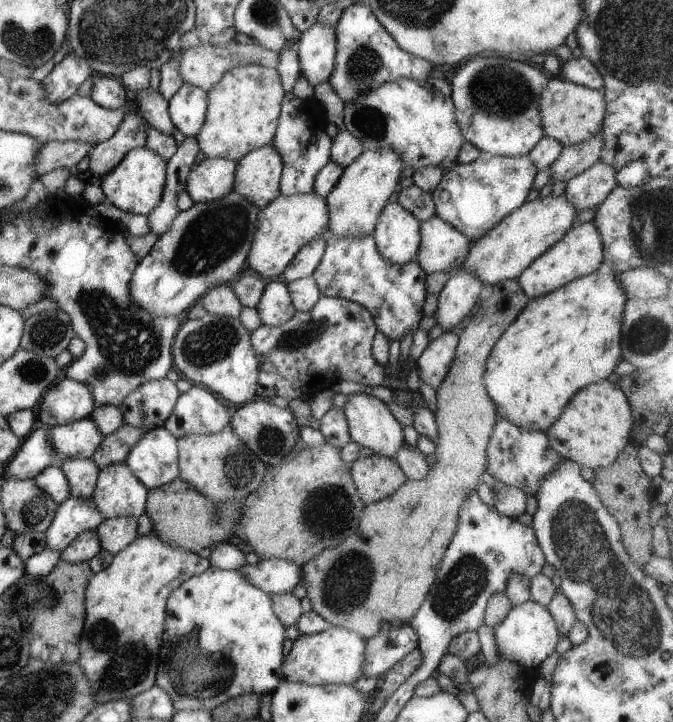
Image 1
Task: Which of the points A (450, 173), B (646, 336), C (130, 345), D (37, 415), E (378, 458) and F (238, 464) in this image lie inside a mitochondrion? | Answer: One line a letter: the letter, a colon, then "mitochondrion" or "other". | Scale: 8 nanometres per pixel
A: other
B: mitochondrion
C: mitochondrion
D: other
E: other
F: mitochondrion

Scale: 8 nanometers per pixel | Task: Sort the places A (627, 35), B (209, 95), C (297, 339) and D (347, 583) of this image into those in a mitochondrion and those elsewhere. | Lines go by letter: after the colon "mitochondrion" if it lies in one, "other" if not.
A: mitochondrion
B: other
C: mitochondrion
D: mitochondrion

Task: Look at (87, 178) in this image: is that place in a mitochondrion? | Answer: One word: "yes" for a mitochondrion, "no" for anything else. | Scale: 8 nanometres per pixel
no

